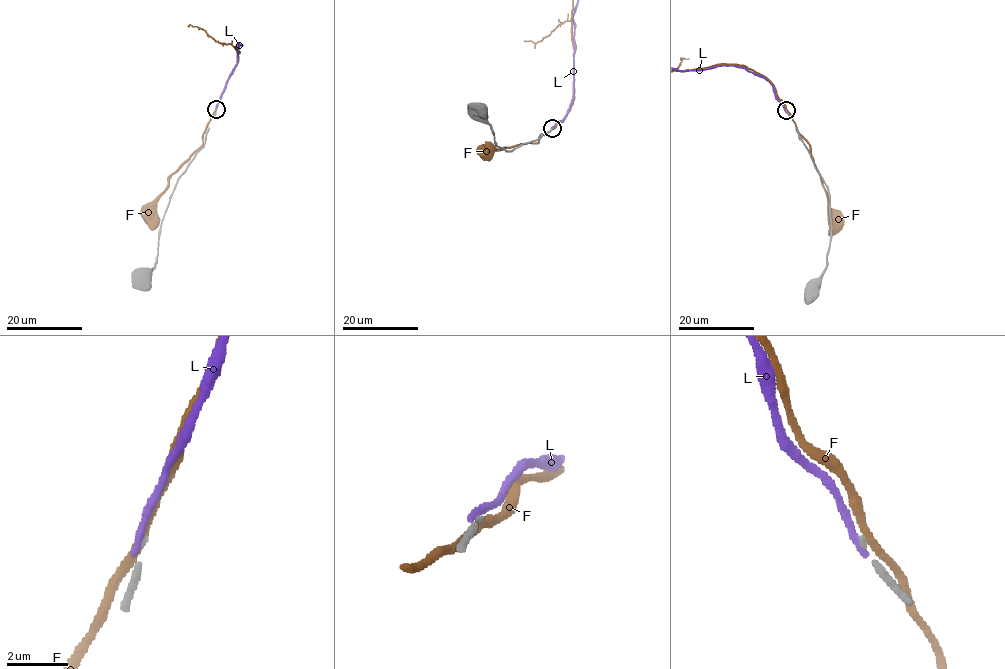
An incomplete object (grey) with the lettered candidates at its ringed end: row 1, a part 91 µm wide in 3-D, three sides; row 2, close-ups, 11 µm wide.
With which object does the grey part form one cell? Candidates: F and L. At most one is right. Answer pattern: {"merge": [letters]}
{"merge": []}

